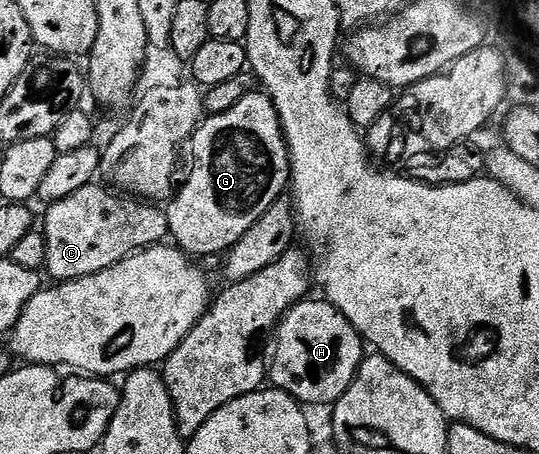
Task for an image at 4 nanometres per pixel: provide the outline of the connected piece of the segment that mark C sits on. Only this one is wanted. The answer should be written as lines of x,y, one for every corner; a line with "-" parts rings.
95,182
89,183
77,190
77,194
69,194
69,198
61,198
46,205
47,217
43,220
41,231
45,238
45,272
52,276
52,281
76,280
89,274
97,274
101,270
109,270
140,248
151,248
168,239
167,214
162,207
128,198
107,186
98,188
97,185

